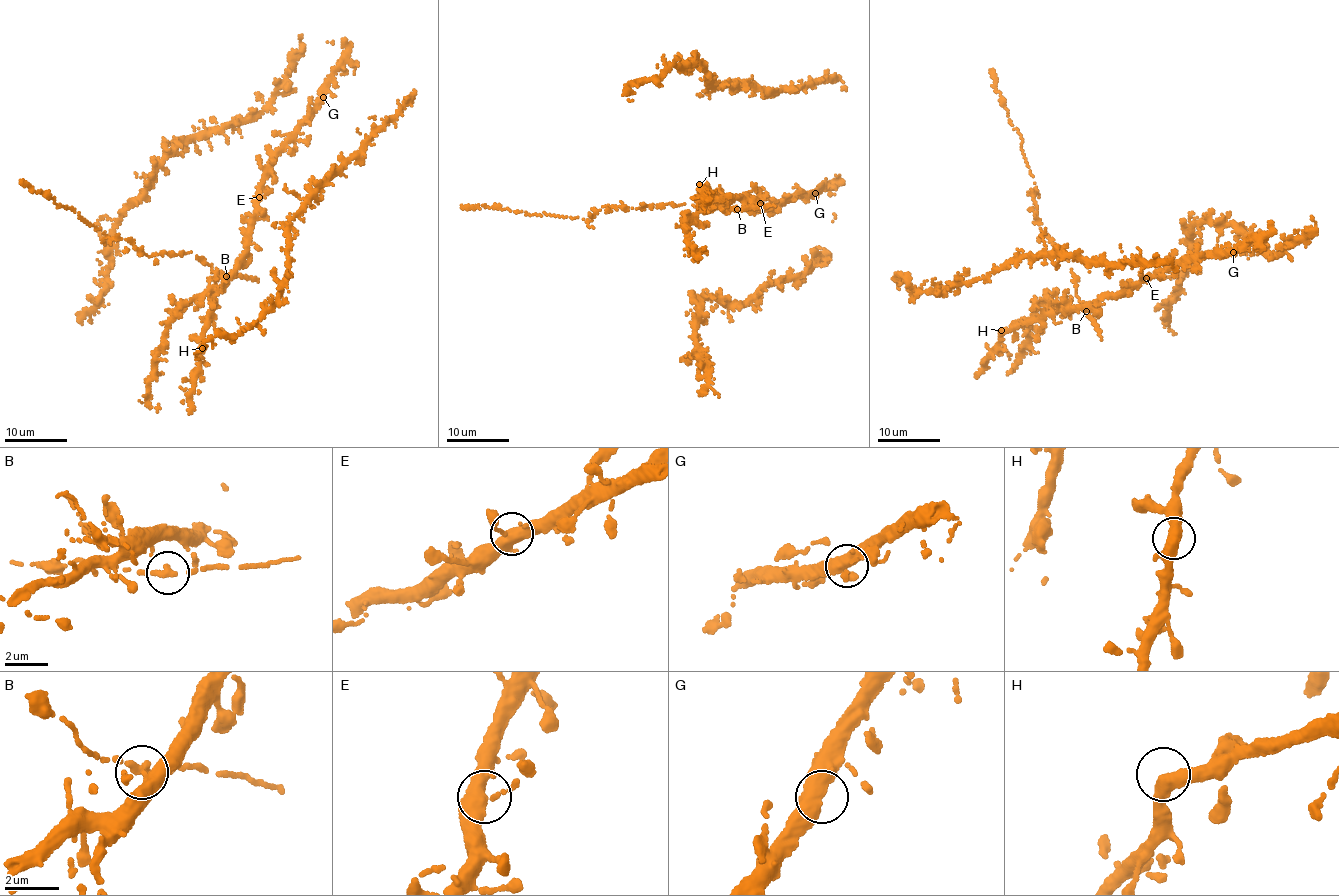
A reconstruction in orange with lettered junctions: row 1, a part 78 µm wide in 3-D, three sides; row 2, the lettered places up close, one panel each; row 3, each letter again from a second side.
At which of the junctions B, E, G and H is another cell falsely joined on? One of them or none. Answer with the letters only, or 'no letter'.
no letter

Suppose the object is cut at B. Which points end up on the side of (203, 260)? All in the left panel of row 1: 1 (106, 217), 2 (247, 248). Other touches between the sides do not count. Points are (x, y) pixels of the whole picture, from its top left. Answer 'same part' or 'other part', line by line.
1: other part
2: other part

